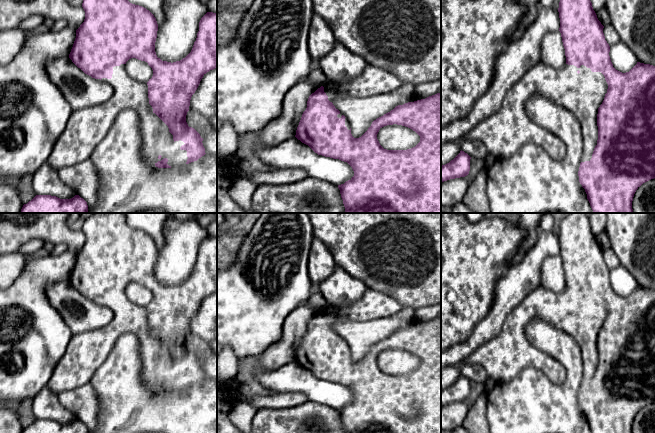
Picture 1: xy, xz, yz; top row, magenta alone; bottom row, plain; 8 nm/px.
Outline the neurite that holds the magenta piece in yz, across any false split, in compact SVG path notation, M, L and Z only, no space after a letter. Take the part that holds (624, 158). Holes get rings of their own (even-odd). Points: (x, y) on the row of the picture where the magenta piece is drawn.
M560 0L559 2L559 18L563 46L565 49L566 65L562 68L554 68L548 64L539 61L532 66L507 92L503 99L499 111L486 118L484 121L478 123L469 133L467 133L463 140L477 141L484 143L488 154L493 155L496 159L505 159L513 156L522 146L526 144L534 144L542 147L548 155L555 160L562 160L566 154L565 143L554 133L546 128L543 128L533 122L526 113L526 103L535 94L539 94L555 104L563 107L565 110L572 112L576 117L576 122L581 128L583 136L583 155L578 171L579 182L585 189L587 199L594 213L633 213L632 201L636 190L645 182L655 178L655 66L637 62L637 64L626 73L622 73L613 67L609 52L610 46L605 40L603 33L604 26L598 20L595 11L593 10L590 0Z

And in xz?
M367 63L363 72L353 80L345 83L327 82L308 98L307 108L302 114L295 137L318 155L339 159L352 167L354 176L344 184L338 185L345 213L441 213L441 93L396 106L390 112L374 120L359 138L352 136L347 118L332 103L342 95L368 97L391 93L402 84L403 82L395 74ZM393 124L412 129L420 136L420 142L407 150L384 149L377 139L377 134L382 127Z

